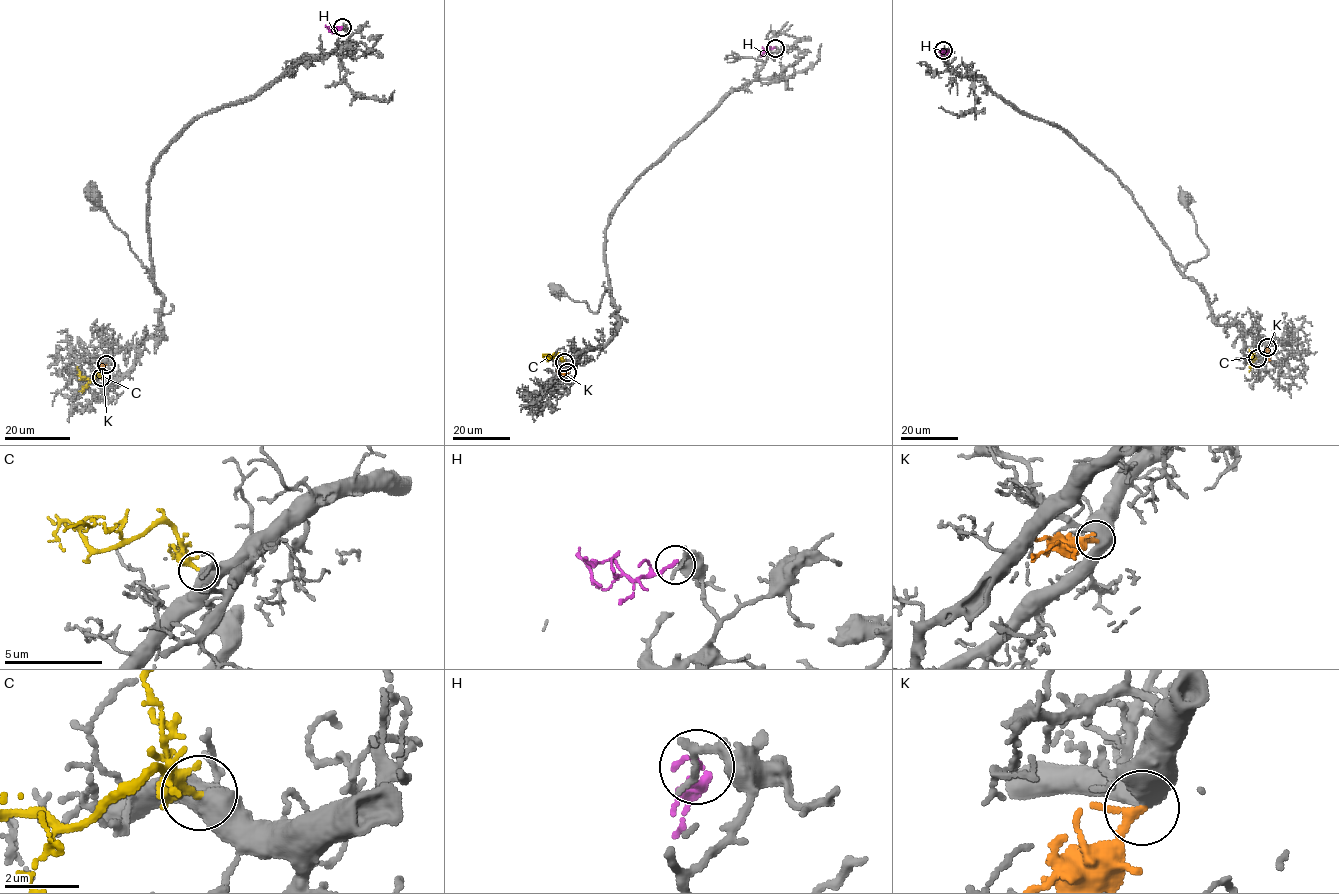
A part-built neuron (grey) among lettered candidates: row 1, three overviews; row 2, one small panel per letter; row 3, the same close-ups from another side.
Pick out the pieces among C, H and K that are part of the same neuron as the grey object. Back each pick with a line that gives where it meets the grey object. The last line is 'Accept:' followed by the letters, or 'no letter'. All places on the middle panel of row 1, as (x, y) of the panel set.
C: meets grey at (564, 362)
Accept: C

